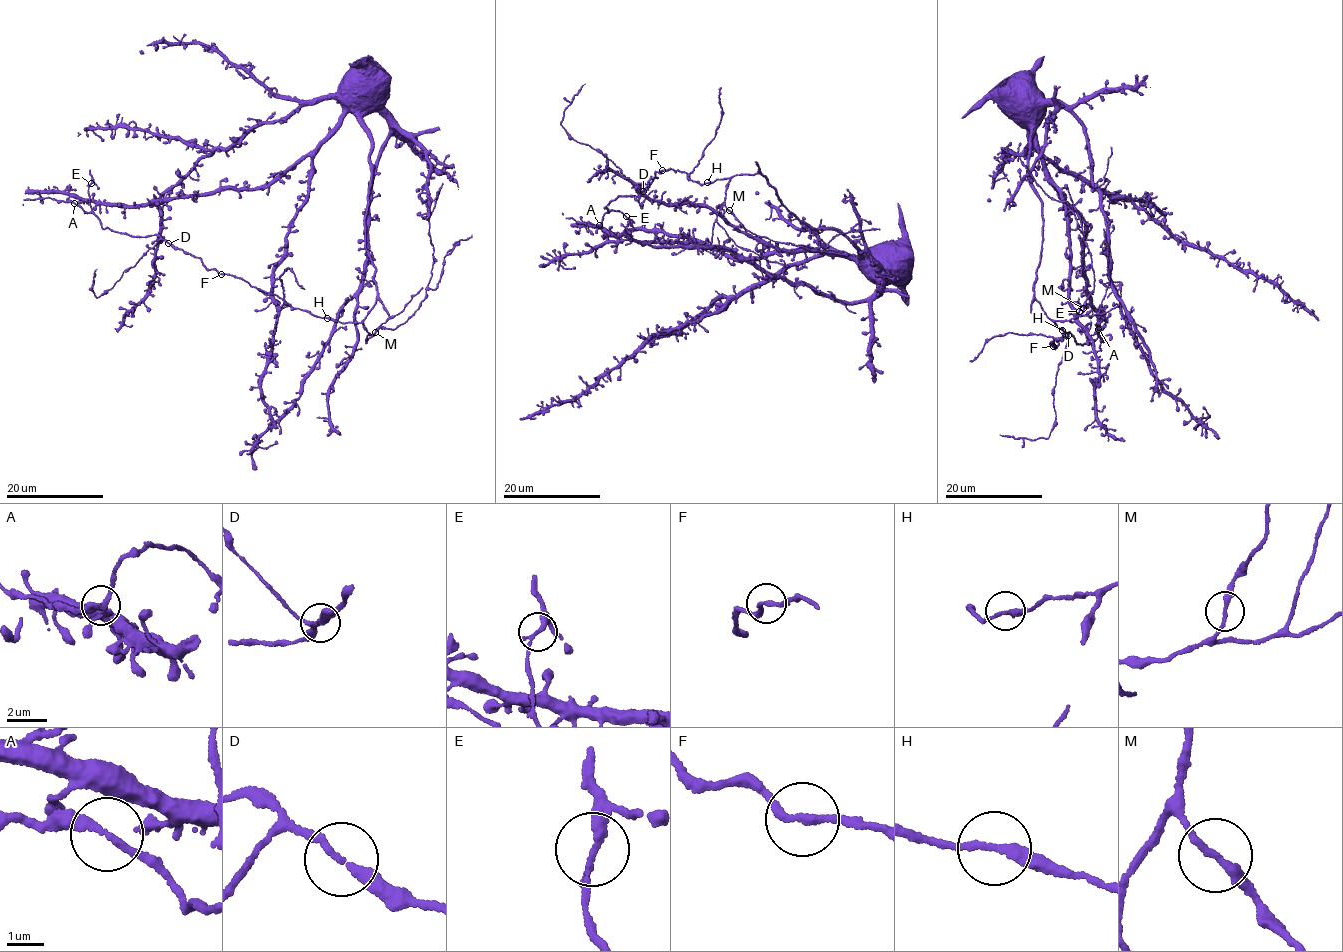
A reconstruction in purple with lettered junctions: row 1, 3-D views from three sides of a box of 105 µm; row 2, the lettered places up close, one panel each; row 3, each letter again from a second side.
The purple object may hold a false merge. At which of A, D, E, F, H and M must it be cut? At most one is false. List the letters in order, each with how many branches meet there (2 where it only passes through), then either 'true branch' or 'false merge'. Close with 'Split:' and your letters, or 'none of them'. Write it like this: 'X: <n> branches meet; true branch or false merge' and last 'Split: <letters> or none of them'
A: 2 branches meet; true branch
D: 2 branches meet; true branch
E: 2 branches meet; true branch
F: 2 branches meet; true branch
H: 2 branches meet; true branch
M: 2 branches meet; true branch
Split: none of them

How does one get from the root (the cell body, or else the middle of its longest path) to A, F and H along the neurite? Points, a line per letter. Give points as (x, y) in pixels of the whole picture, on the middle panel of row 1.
A: (890, 252), (864, 257), (812, 228), (758, 172), (701, 184), (662, 170), (599, 224)
F: (890, 252), (883, 246), (864, 257), (836, 228), (812, 228), (782, 205), (758, 172), (701, 184), (663, 170)
H: (890, 252), (883, 246), (864, 257), (836, 228), (812, 228), (782, 205), (768, 180), (758, 172), (707, 182)

